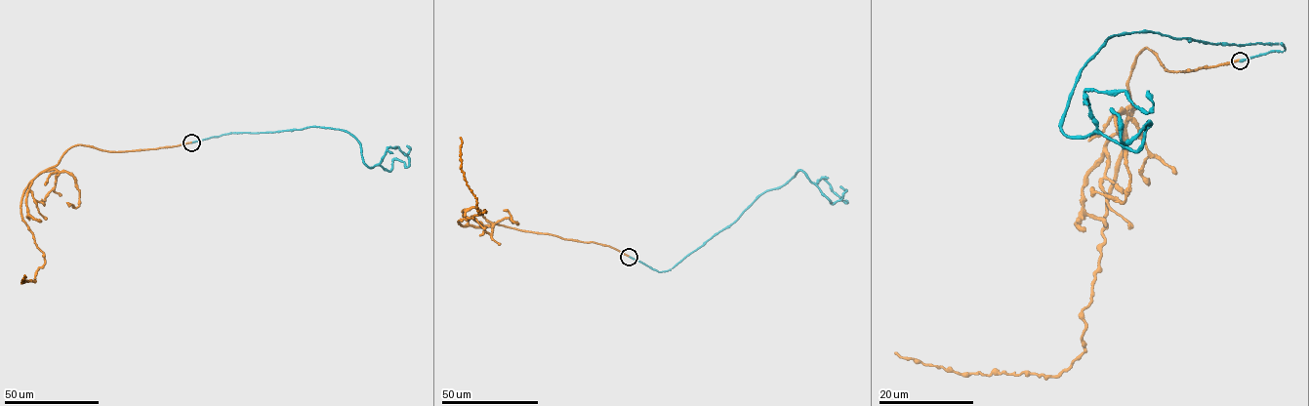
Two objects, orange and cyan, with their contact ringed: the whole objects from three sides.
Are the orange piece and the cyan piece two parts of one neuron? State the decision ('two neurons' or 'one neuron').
two neurons

